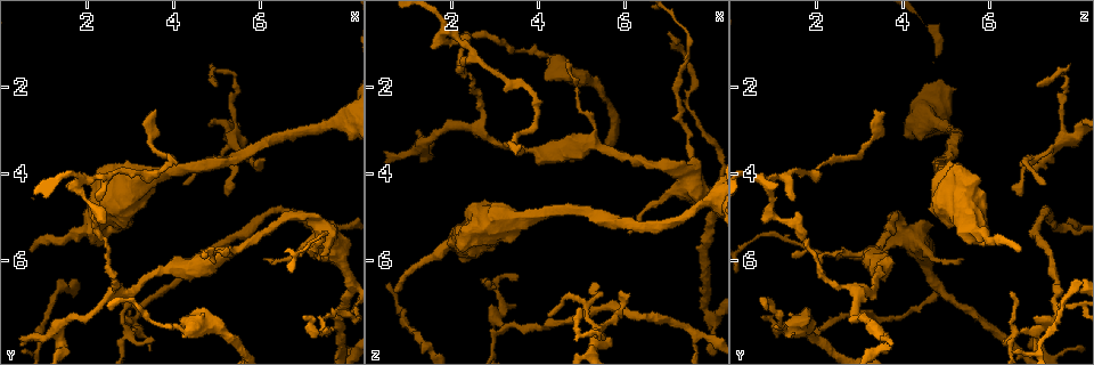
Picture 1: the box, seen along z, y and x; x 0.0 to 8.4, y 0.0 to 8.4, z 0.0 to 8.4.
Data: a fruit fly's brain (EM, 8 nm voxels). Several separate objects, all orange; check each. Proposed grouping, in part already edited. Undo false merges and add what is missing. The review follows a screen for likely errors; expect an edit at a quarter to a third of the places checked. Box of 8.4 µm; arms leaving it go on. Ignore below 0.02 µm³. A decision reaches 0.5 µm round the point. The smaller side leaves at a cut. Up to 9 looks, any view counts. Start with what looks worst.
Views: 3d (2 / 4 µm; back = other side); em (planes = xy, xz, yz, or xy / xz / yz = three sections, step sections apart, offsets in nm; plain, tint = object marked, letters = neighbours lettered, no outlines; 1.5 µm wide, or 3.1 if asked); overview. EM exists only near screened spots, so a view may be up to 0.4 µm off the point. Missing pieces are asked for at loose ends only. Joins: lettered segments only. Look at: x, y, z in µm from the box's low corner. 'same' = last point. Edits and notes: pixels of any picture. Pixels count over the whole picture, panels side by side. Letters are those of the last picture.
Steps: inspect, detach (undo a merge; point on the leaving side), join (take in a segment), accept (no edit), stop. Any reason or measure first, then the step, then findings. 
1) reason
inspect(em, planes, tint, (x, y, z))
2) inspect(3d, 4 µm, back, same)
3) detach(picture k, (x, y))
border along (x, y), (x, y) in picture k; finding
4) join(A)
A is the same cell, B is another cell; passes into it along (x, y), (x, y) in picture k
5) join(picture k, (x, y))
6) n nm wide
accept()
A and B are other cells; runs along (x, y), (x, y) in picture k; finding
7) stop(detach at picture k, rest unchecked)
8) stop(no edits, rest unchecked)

calibre changes
inspect(3d, 4 µm, (4.25, 7.50, 1.30))

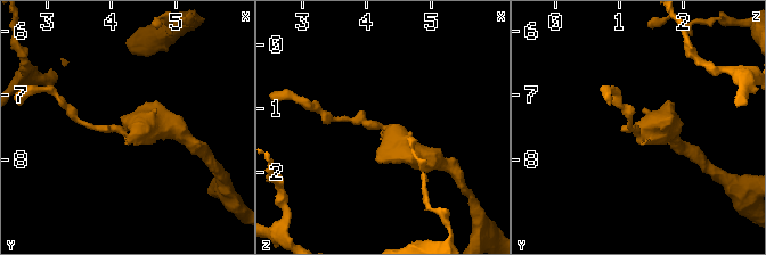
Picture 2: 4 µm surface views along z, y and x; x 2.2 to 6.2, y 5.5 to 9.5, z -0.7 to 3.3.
inspect(em, xy, step 4, tint, (4.25, 7.60, 1.30))

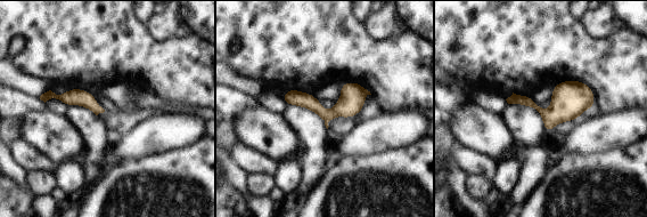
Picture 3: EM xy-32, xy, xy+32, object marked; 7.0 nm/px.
inspect(em, xy, step 4, letters, same)

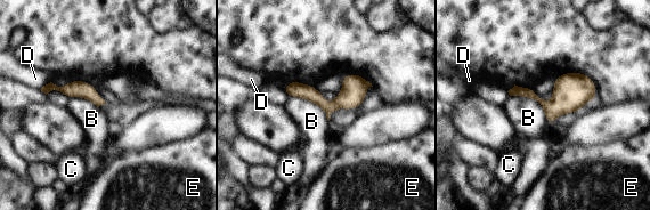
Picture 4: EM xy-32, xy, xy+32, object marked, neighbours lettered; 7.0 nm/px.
accept()
B, C, D and E are other cells; runs along (366, 85), (334, 105), (286, 89) in picture 4; continuous, no second neuron

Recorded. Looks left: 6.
an open end
inspect(em, yz, step 8, letters, (5.20, 4.55, 6.70))

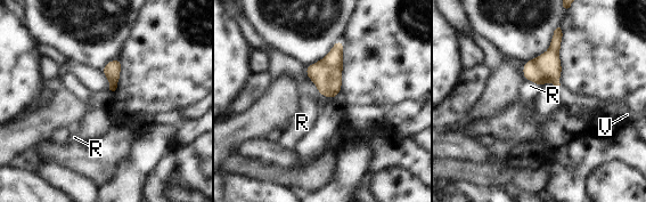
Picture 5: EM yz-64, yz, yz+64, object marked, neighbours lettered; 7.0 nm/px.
inspect(em, planes, letters, same)

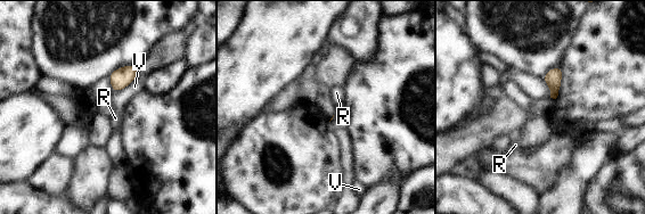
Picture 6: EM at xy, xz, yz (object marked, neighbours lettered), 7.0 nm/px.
V touches over 170 nm
accept()
R and V are other cells; none of them fits

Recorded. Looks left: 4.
thin end
inspect(3d, 4 µm, (4.70, 5.90, 1.45))

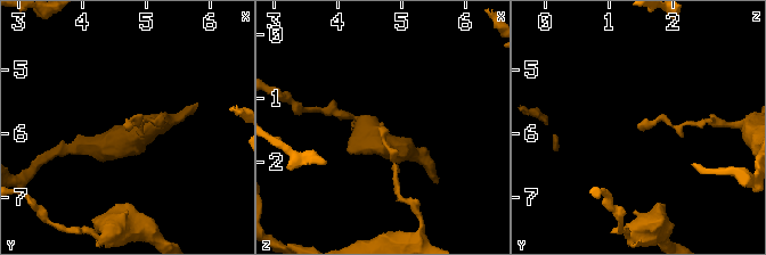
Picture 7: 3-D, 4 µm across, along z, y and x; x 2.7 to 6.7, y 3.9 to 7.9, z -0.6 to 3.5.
now the EM
inspect(em, yz, step 4, tint, (4.65, 5.90, 1.50))

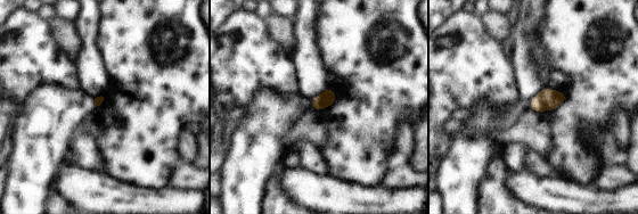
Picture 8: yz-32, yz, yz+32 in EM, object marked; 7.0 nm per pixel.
what lies round it
inspect(em, yz, step 4, letters, same)

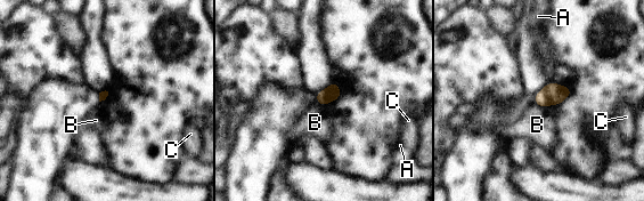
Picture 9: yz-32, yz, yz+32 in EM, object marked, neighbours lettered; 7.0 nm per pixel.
accept()
A, B and C are other cells; border along (535, 103), (545, 109) in picture 9; no lettered segment goes on from it

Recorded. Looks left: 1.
stop(no edits, rest unchecked)

